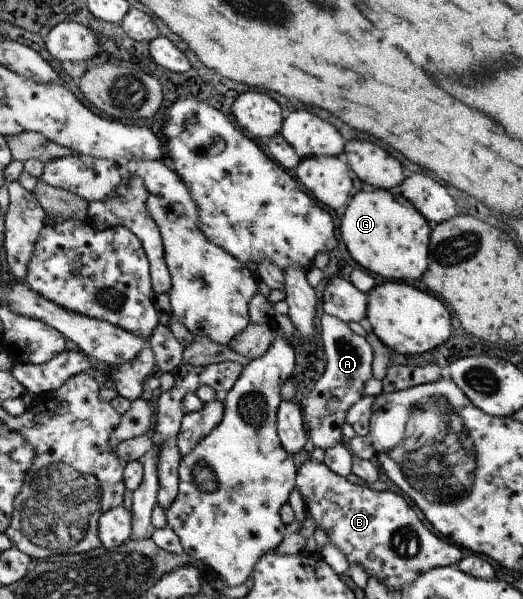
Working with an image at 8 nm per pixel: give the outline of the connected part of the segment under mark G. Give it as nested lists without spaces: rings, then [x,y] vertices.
[[[389,190],[355,192],[348,209],[341,215],[340,237],[346,244],[352,259],[372,273],[384,277],[388,281],[405,282],[416,281],[424,276],[429,267],[429,244],[432,225],[418,214],[418,211],[401,194],[393,195]]]

